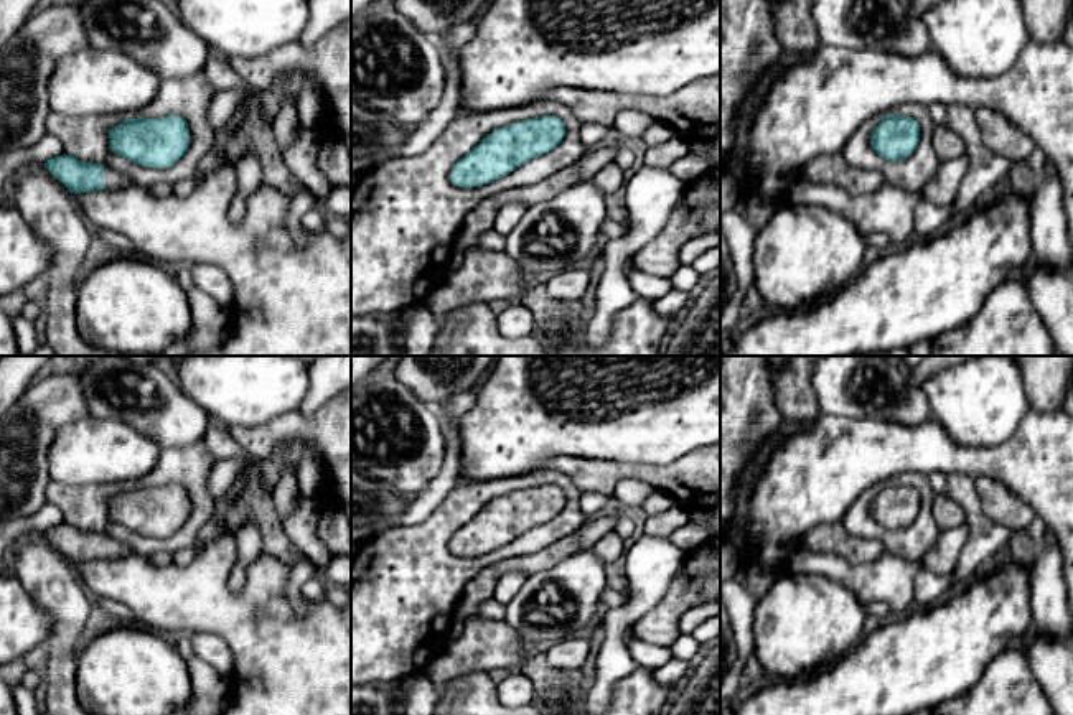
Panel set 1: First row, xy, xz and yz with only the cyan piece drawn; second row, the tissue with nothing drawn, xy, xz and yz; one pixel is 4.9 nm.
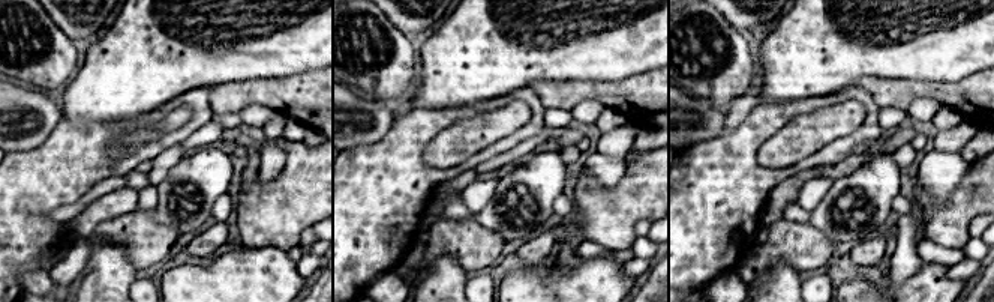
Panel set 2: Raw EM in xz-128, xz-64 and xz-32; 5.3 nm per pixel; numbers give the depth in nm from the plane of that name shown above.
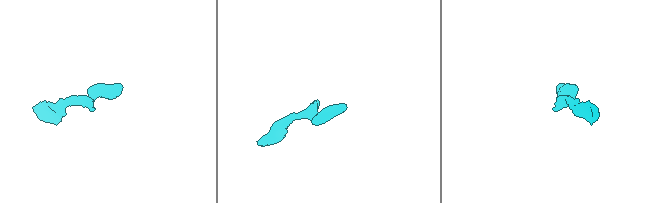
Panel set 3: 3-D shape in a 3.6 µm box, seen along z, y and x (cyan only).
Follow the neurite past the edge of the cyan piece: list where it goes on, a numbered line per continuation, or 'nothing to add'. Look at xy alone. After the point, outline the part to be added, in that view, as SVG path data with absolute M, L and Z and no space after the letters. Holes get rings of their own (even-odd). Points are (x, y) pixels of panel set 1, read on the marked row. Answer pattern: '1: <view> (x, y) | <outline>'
1: xy (112, 180) | M104 165L104 189L122 189L130 185L134 185L134 183L129 176Z

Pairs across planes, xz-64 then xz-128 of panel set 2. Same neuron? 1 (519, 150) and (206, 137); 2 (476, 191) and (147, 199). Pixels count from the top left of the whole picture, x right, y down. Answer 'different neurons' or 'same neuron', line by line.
1: same neuron
2: same neuron

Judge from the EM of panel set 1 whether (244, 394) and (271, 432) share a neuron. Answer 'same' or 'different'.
different

